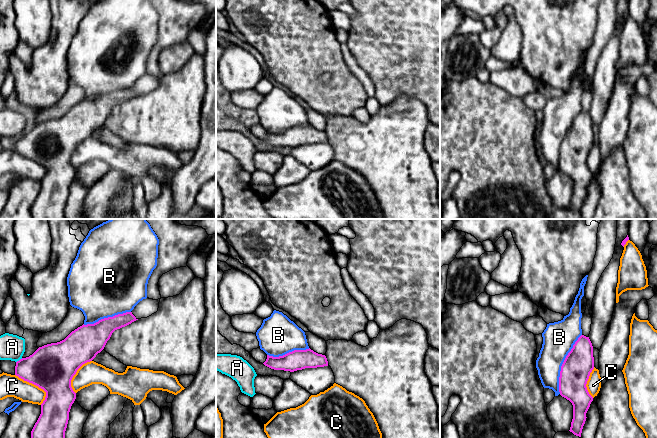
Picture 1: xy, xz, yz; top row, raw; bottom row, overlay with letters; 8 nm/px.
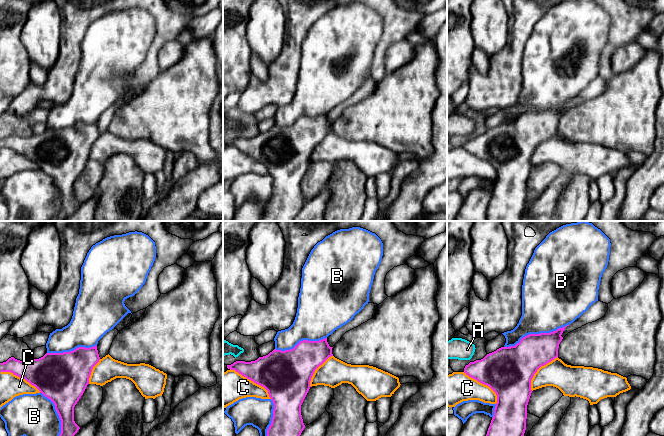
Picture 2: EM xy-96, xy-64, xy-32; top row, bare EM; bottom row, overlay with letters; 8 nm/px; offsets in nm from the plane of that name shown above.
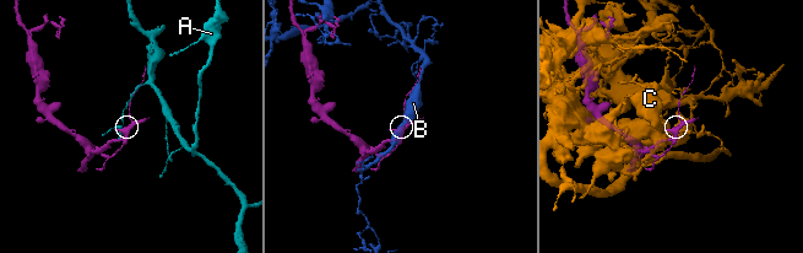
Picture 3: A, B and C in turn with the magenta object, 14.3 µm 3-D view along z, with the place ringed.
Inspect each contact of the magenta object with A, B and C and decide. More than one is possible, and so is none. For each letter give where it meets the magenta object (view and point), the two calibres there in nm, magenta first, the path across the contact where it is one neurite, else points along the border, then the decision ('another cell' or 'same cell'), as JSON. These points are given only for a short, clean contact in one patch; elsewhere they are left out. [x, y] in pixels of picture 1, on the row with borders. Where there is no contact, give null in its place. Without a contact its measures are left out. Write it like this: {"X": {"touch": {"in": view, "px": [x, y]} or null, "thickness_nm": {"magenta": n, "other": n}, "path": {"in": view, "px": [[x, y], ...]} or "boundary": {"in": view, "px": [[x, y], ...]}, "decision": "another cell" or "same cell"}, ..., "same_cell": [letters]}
{"A": {"touch": {"in": "xy", "px": [20, 359]}, "thickness_nm": {"magenta": 360, "other": 200}, "decision": "another cell"}, "B": {"touch": {"in": "yz", "px": [562, 364]}, "thickness_nm": {"magenta": 240, "other": 260}, "decision": "same cell"}, "C": {"touch": {"in": "xy", "px": [36, 385]}, "thickness_nm": {"magenta": 380, "other": 180}, "decision": "another cell"}, "same_cell": ["B"]}

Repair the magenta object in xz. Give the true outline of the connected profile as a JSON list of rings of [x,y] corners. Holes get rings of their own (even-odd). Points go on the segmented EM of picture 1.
[[[309,348],[294,350],[279,357],[267,355],[267,359],[263,364],[274,370],[294,372],[305,368],[328,366],[328,361],[325,355],[318,354]]]

